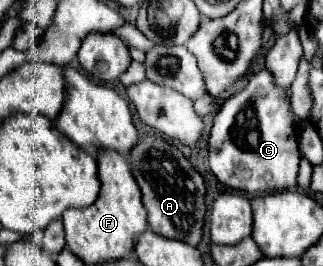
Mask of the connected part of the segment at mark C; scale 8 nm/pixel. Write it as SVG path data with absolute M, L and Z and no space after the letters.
M263 68L249 78L247 86L239 94L225 100L219 114L215 116L215 124L209 134L209 168L223 184L233 190L263 194L271 190L297 188L299 160L301 152L297 142L297 120L291 112L291 92L285 92L281 86L277 86L273 74Z

